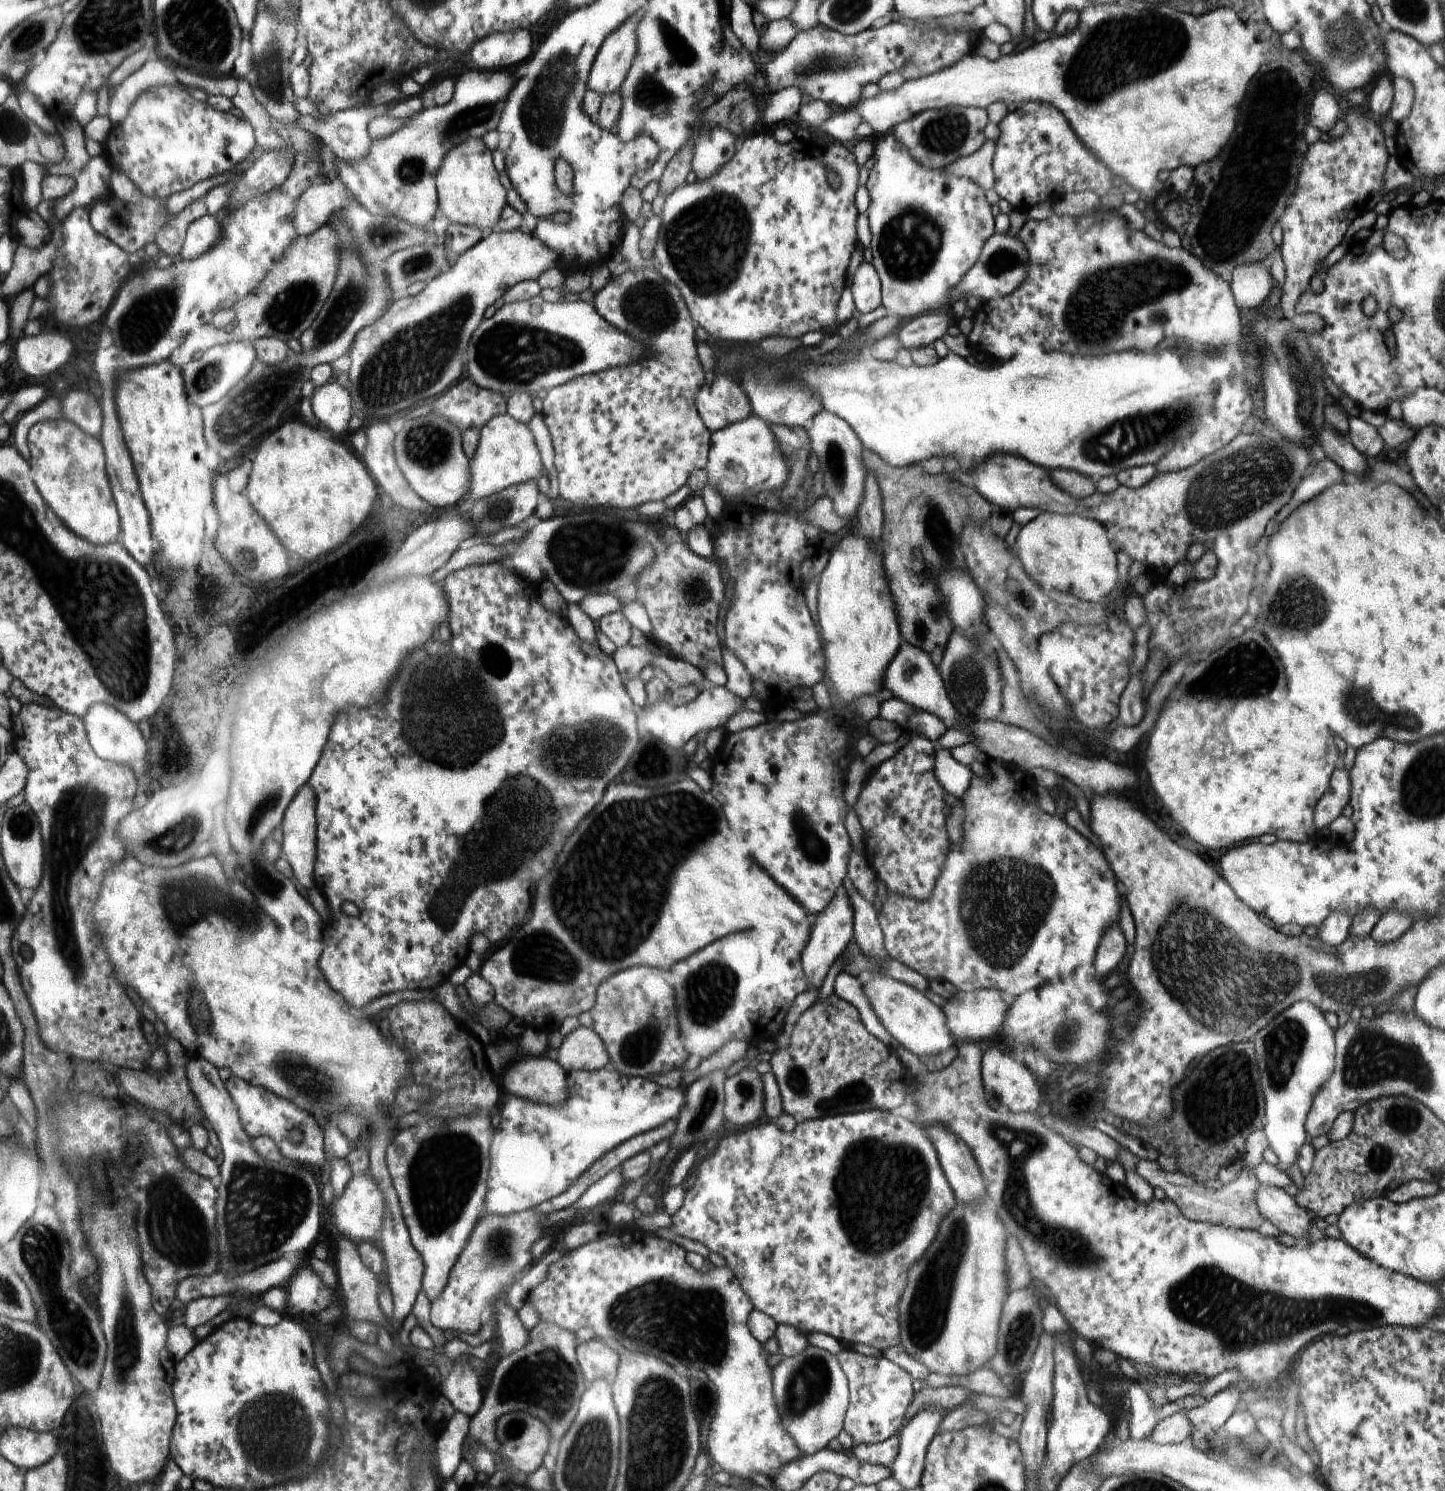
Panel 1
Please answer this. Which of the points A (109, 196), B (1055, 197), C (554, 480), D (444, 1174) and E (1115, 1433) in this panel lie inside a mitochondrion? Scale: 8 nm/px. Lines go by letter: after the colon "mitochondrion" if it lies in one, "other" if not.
A: other
B: other
C: other
D: mitochondrion
E: other

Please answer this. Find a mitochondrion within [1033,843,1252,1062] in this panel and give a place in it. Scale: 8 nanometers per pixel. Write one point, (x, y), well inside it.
(1064, 1036)

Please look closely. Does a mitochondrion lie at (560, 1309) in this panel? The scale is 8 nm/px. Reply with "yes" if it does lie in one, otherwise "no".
no

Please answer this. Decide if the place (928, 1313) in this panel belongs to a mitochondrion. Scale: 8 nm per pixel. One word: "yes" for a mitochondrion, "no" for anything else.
yes

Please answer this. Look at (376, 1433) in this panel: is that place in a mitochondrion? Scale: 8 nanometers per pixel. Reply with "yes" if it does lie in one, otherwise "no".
no

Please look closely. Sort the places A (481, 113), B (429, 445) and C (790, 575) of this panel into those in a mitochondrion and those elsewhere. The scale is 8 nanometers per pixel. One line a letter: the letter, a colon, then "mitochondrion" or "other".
A: mitochondrion
B: mitochondrion
C: other

